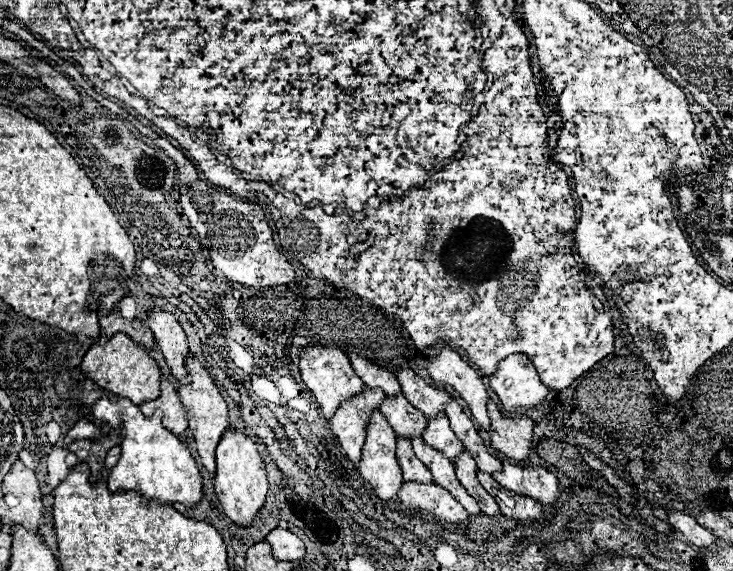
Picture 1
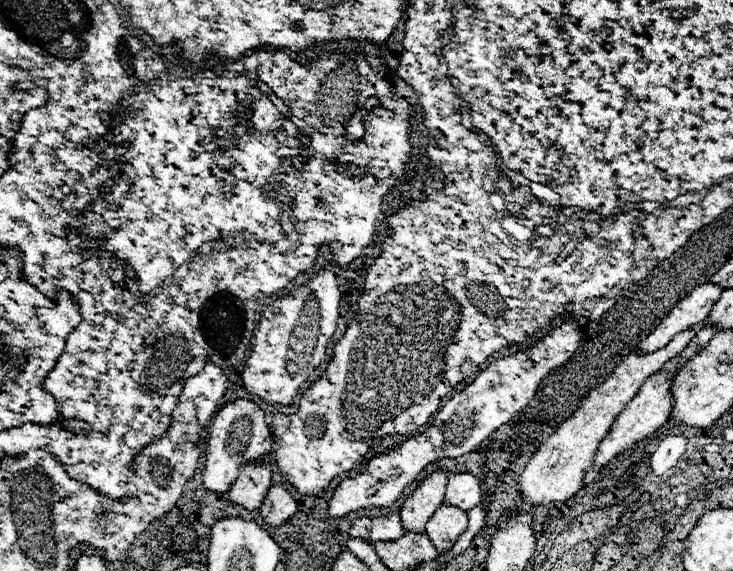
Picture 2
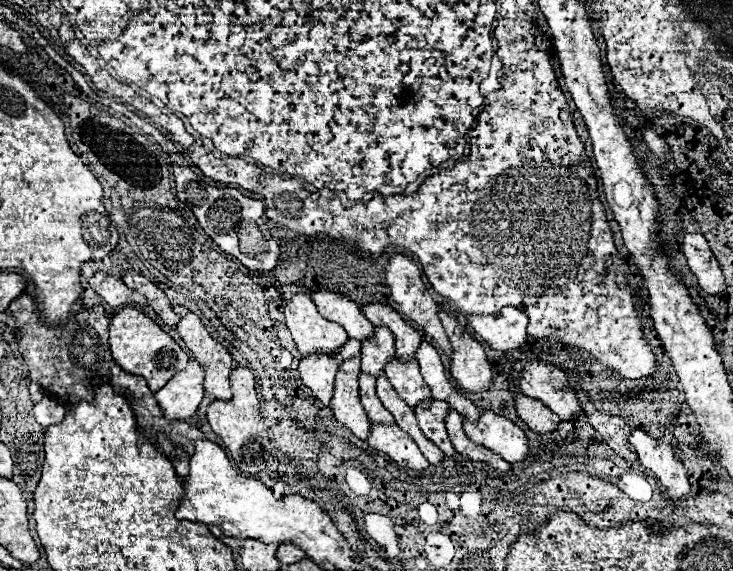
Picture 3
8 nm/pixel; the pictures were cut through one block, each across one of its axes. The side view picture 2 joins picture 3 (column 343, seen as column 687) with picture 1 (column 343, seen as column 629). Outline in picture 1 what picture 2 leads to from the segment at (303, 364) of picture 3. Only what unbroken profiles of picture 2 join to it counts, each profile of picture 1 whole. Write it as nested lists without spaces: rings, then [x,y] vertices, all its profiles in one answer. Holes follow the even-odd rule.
[[[364,388],[362,396],[356,396],[354,400],[342,404],[338,412],[330,418],[330,428],[338,436],[346,456],[356,466],[360,464],[362,448],[366,442],[366,430],[370,424],[370,414],[380,410],[382,400],[386,394],[378,388]]]

